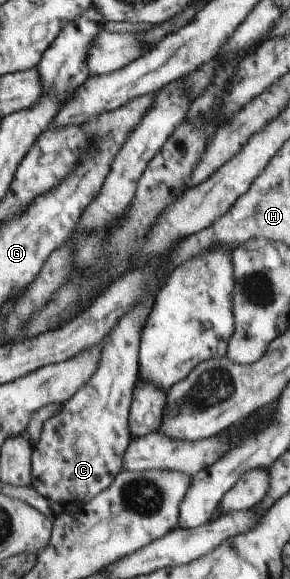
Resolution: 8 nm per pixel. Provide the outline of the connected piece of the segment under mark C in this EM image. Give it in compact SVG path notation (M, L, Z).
M149 294L141 304L133 306L119 320L113 332L101 342L101 362L97 372L87 380L87 384L77 390L69 400L63 403L61 410L44 423L36 443L30 452L30 485L39 496L47 501L47 506L54 518L58 513L81 512L86 508L88 499L97 496L111 484L115 475L122 470L123 451L130 443L128 433L128 408L131 402L132 390L138 378L138 344L144 322L148 317L152 304L149 302L153 294Z

